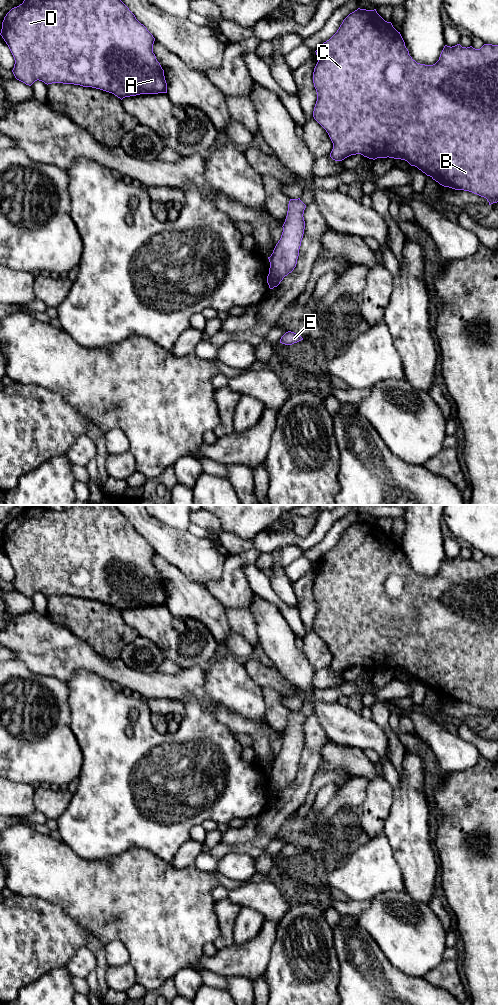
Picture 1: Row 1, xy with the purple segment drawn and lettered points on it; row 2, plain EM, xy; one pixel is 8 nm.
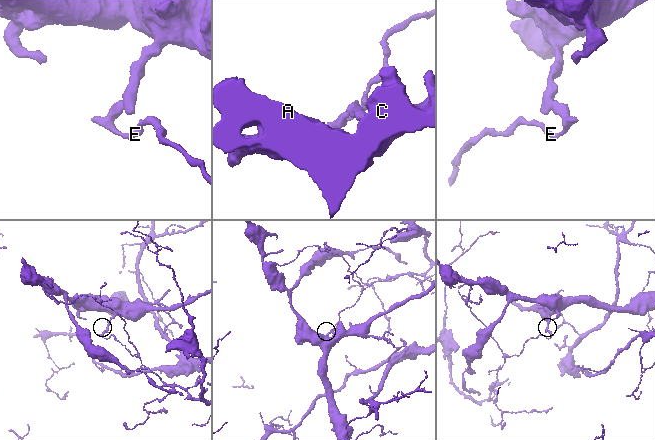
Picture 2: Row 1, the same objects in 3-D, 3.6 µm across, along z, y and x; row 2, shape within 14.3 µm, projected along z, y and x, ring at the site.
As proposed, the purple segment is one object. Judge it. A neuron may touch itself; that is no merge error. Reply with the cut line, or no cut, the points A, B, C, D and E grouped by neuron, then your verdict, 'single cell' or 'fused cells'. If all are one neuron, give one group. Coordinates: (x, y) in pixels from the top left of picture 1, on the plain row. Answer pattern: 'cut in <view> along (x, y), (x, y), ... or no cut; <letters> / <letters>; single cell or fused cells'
cut in xy along (269, 785), (274, 798); A B C D / E; fused cells

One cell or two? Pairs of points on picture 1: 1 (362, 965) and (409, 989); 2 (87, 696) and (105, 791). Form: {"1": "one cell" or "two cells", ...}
{"1": "one cell", "2": "one cell"}

